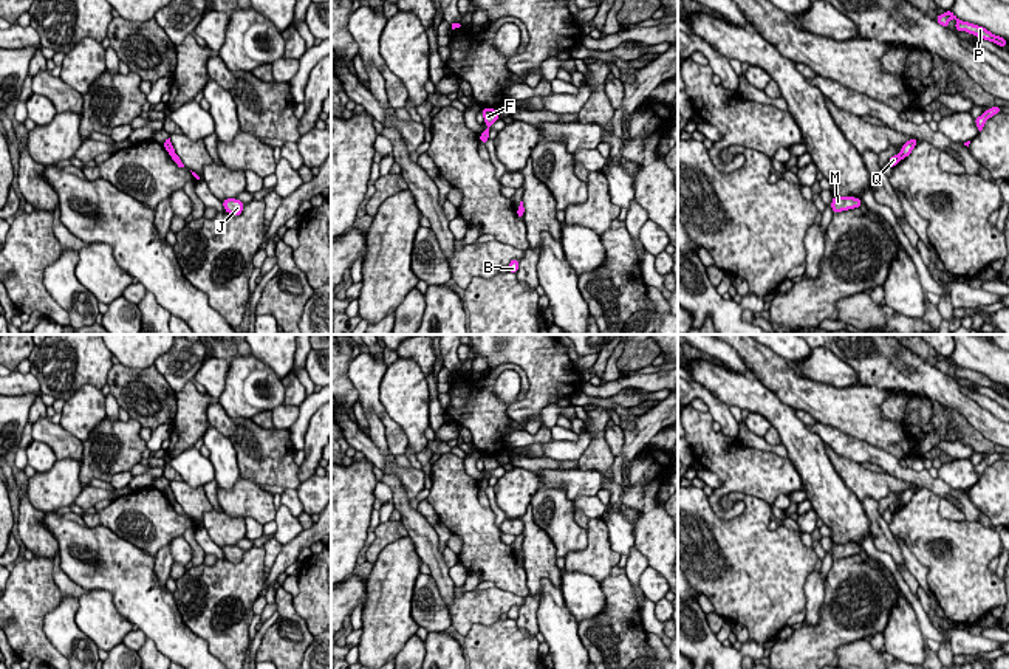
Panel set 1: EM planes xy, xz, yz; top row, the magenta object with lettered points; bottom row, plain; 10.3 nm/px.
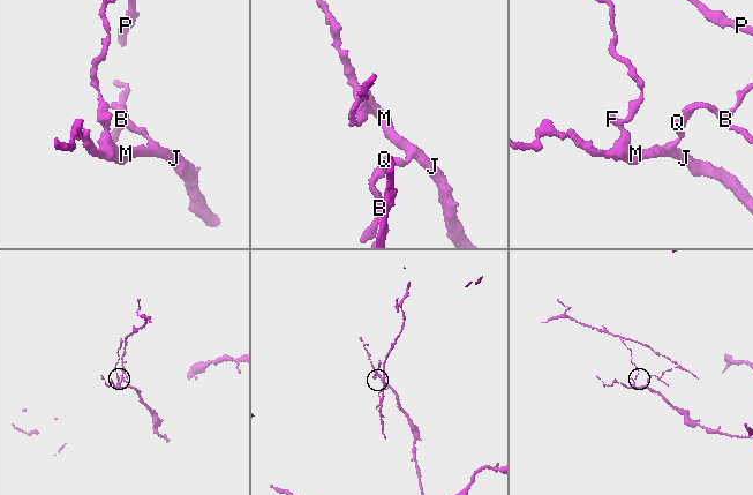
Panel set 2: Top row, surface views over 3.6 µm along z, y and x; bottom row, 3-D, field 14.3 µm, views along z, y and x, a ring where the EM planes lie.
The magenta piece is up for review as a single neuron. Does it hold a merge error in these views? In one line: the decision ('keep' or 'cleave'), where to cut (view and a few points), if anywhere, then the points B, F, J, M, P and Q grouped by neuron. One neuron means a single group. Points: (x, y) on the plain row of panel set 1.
cleave; cut in xz along (517, 558), (522, 561); B P / F J M Q

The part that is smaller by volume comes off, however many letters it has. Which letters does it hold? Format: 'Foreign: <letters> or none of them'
Foreign: B, P

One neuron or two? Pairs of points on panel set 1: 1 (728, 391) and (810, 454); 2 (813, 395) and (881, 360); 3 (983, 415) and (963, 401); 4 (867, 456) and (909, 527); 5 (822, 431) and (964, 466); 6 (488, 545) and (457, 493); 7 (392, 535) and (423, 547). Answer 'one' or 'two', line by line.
1: one
2: two
3: one
4: two
5: two
6: one
7: two

